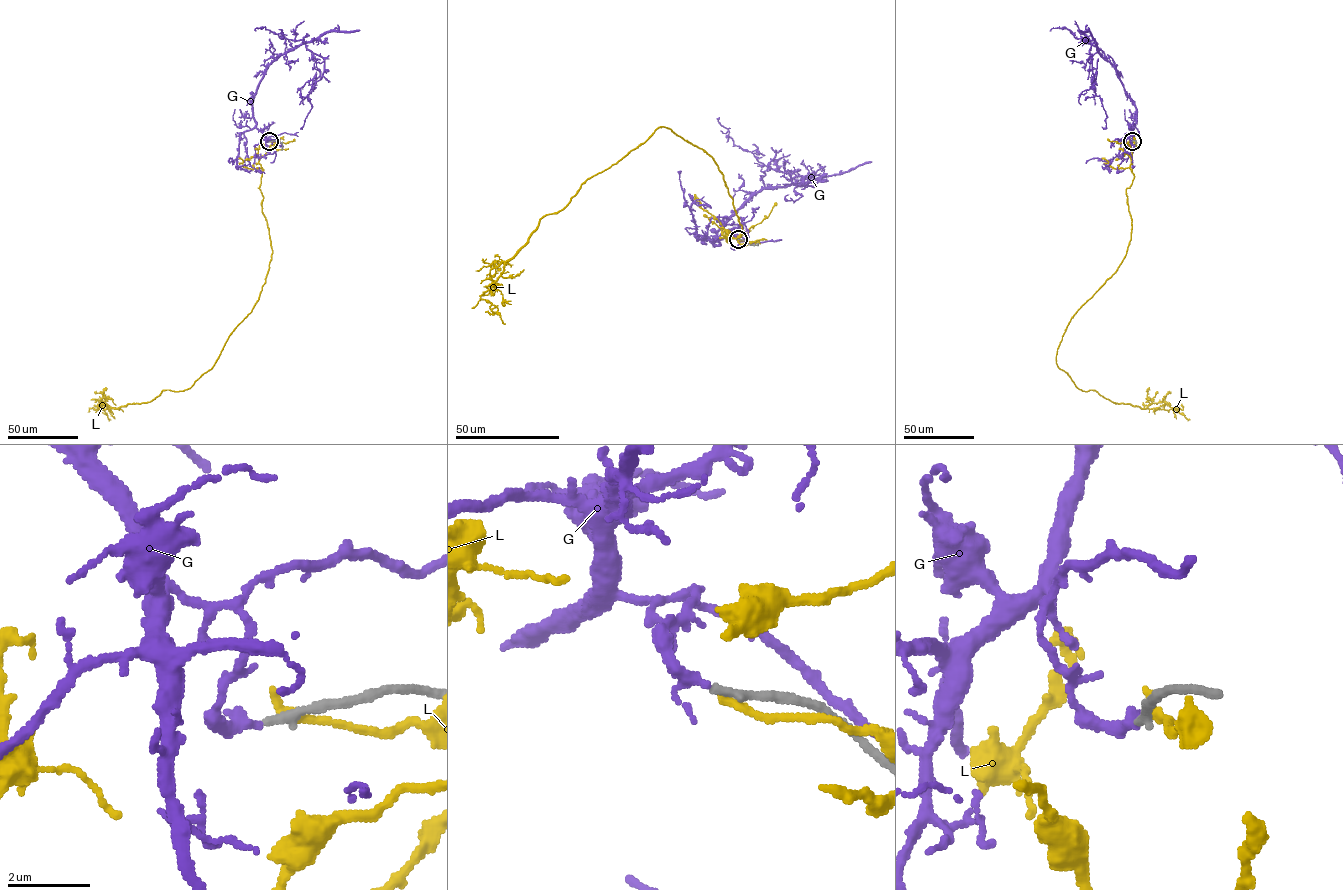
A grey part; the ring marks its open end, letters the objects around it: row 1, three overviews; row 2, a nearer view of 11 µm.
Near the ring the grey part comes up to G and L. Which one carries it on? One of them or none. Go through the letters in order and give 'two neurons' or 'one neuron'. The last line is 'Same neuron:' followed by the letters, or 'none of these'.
G: two neurons
L: two neurons
Same neuron: none of these

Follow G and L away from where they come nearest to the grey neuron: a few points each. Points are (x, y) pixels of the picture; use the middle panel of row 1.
G: (738, 239), (713, 242), (752, 196), (796, 176), (820, 179), (798, 184), (798, 199), (787, 201), (788, 194)
L: (739, 239), (723, 238), (743, 231), (713, 159), (660, 127), (504, 263), (480, 296), (505, 323)

